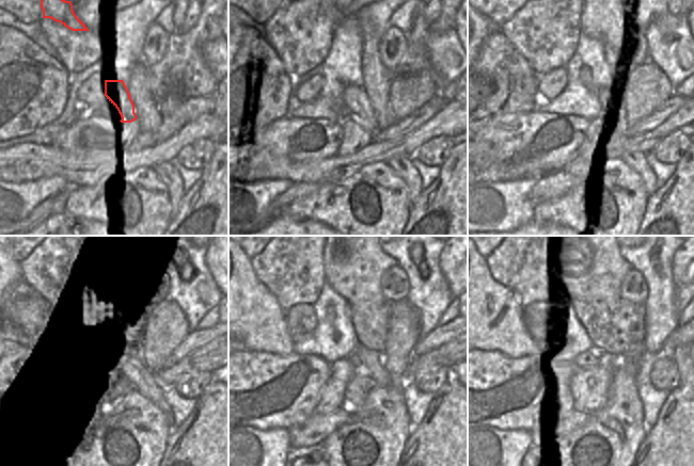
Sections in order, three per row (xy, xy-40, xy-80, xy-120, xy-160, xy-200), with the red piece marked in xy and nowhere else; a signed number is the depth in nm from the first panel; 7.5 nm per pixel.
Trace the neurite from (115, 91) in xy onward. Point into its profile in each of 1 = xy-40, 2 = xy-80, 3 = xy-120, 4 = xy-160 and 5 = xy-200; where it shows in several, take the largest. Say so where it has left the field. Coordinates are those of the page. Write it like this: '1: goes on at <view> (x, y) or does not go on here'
1: goes on at xy-40 (356, 100)
2: goes on at xy-80 (604, 114)
3: goes on at xy-120 (127, 354)
4: goes on at xy-160 (372, 362)
5: goes on at xy-200 (614, 370)

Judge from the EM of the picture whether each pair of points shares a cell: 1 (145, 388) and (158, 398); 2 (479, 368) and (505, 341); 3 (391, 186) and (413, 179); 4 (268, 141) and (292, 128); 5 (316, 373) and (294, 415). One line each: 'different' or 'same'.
1: same
2: different
3: different
4: same
5: same

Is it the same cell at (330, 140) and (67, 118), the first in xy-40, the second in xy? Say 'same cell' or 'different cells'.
different cells

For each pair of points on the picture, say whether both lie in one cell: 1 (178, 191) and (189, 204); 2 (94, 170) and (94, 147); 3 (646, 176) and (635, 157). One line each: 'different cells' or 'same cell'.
1: different cells
2: different cells
3: same cell

